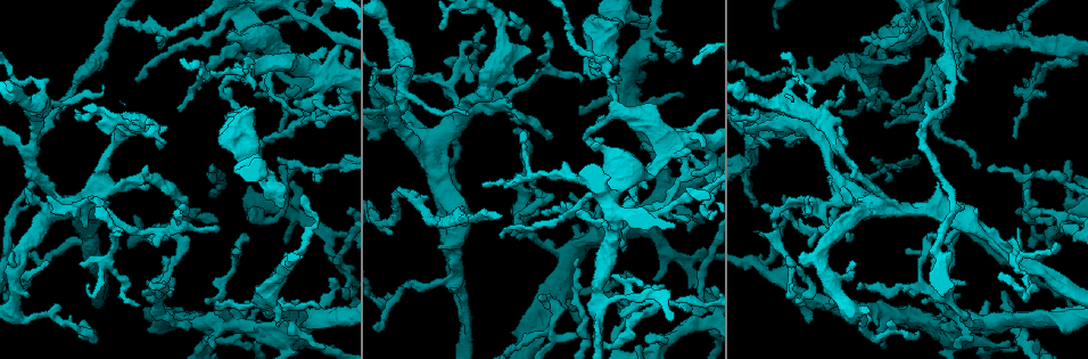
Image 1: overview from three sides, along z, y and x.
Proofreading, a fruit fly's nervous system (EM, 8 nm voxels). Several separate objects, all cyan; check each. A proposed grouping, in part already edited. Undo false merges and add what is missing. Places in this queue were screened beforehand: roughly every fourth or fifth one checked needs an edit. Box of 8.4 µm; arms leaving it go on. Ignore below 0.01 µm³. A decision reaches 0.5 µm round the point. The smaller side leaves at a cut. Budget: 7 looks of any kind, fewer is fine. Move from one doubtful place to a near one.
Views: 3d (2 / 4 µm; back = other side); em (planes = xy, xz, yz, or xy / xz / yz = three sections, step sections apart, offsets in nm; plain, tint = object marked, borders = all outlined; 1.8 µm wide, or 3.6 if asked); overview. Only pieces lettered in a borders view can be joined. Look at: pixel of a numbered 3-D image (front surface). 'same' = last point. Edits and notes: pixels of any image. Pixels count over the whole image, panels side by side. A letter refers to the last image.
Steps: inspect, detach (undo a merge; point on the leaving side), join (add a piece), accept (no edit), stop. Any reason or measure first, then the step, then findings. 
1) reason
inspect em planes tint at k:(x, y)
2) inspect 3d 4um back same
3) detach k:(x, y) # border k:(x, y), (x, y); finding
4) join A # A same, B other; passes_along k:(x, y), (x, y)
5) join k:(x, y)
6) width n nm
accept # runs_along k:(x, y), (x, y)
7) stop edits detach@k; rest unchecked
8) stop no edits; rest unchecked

inspect 3d 2um at 1:(1006, 249)

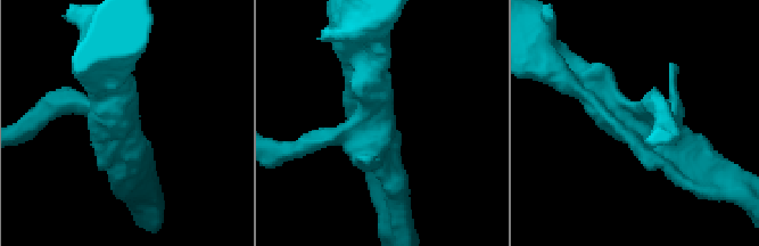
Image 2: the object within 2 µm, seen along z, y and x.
now the EM
inspect em planes borders at 2:(627, 122)

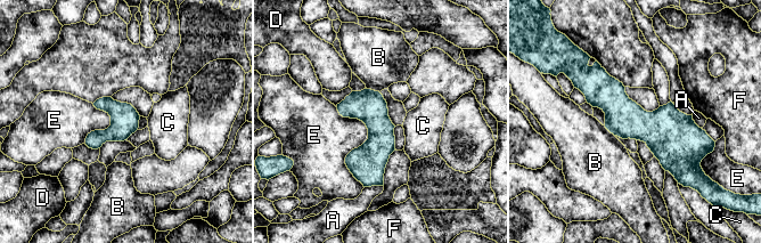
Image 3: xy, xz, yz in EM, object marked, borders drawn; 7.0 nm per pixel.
width 200 nm
accept # A other, B other, C other, D other, E other, F other; runs_along 3:(580, 86), (703, 137); continuous, no second neuron

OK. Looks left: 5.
sharp bend
inspect em yz step 8 borders at 1:(812, 285)

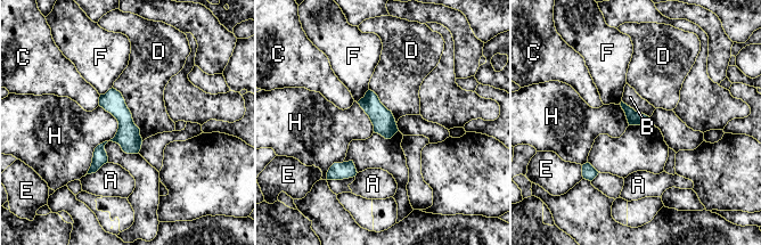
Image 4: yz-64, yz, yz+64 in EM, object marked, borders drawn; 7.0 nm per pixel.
accept # A other, B other, C other, D other, E other, F other, H other; border 4:(113, 87), (121, 94), (142, 140); all the same neuron

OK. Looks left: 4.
tapers out
inspect 3d 2um at 1:(809, 196)

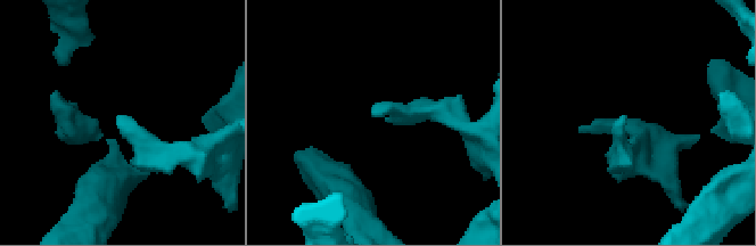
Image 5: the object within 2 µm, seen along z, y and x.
inspect em planes borders at 5:(373, 115)

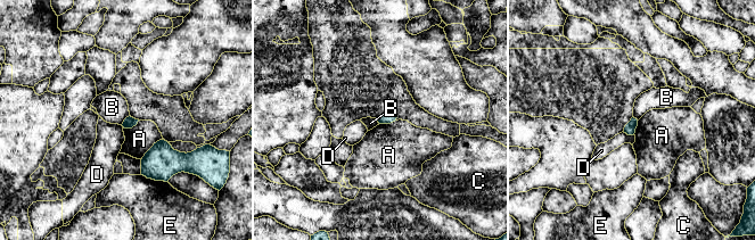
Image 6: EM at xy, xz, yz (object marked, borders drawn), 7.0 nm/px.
accept # A other, B other, C other, D other, E other; border 6:(129, 115), (121, 124); no lettered piece goes on from it

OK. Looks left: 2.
stop no edits; rest unchecked

